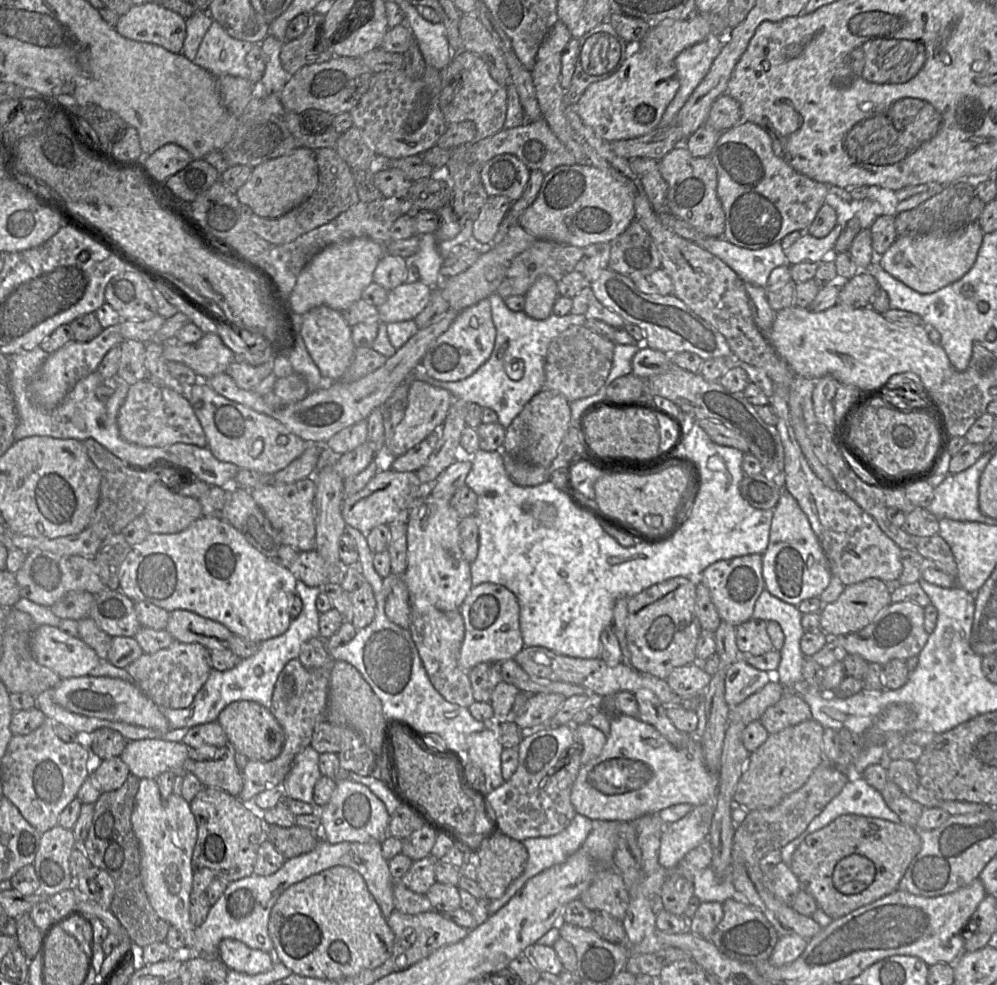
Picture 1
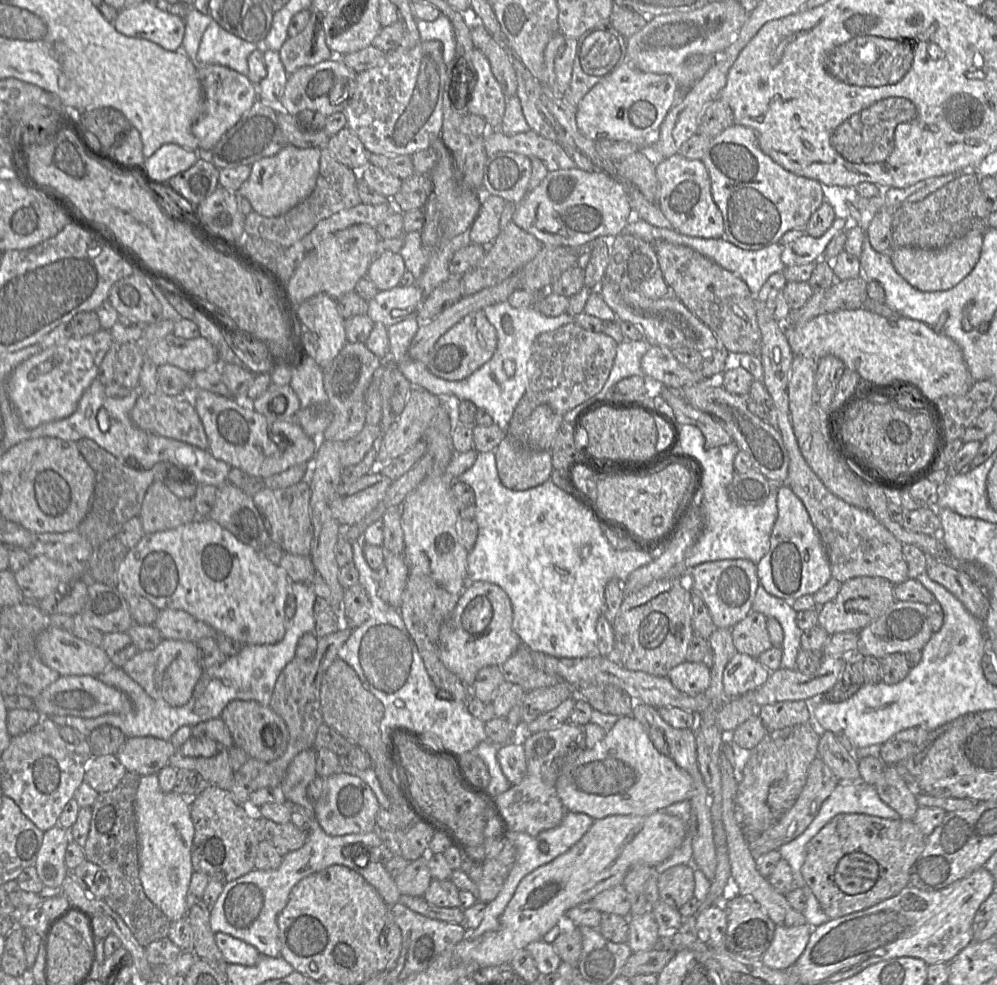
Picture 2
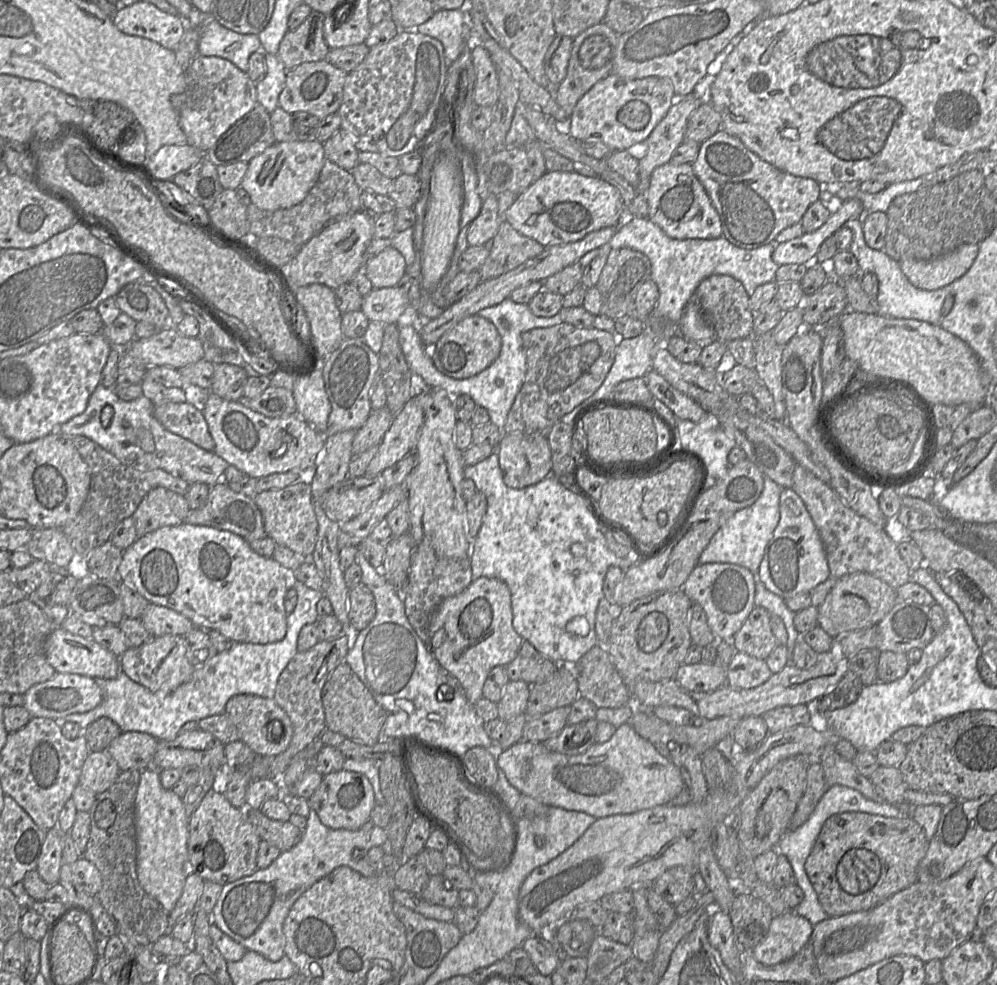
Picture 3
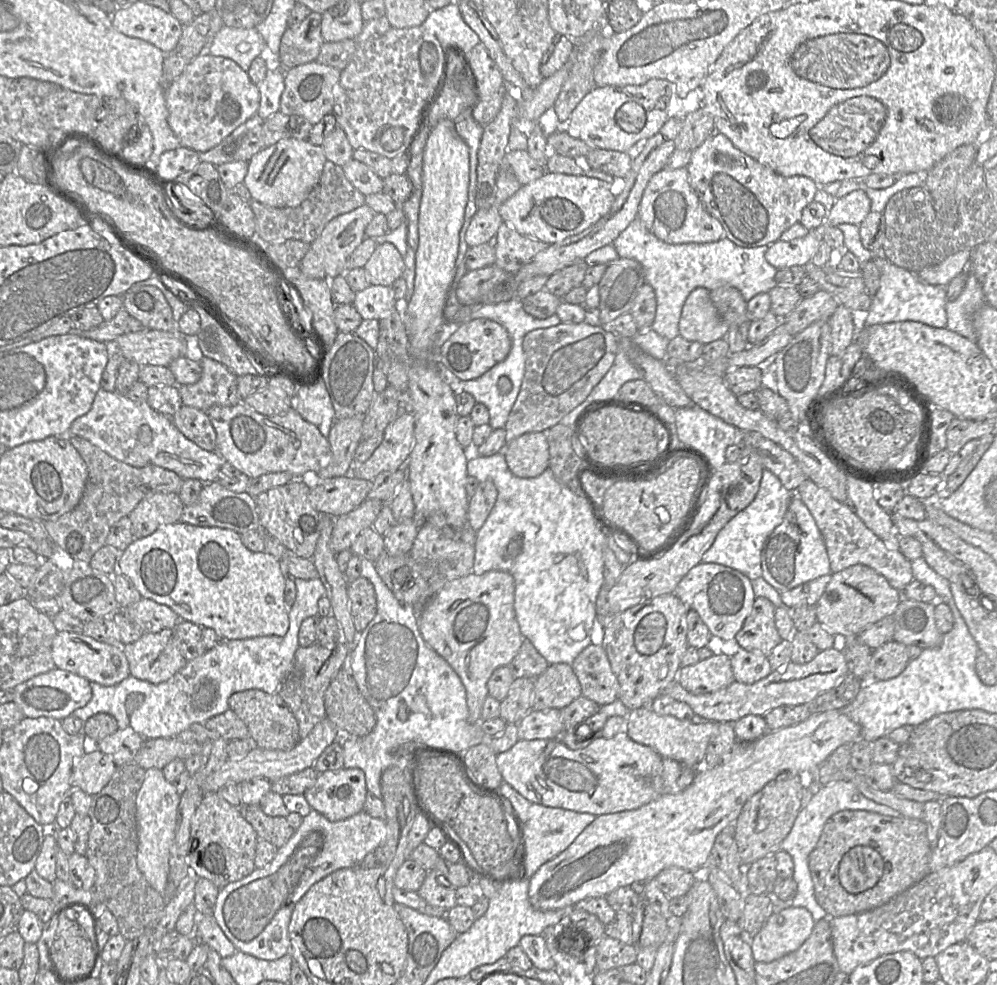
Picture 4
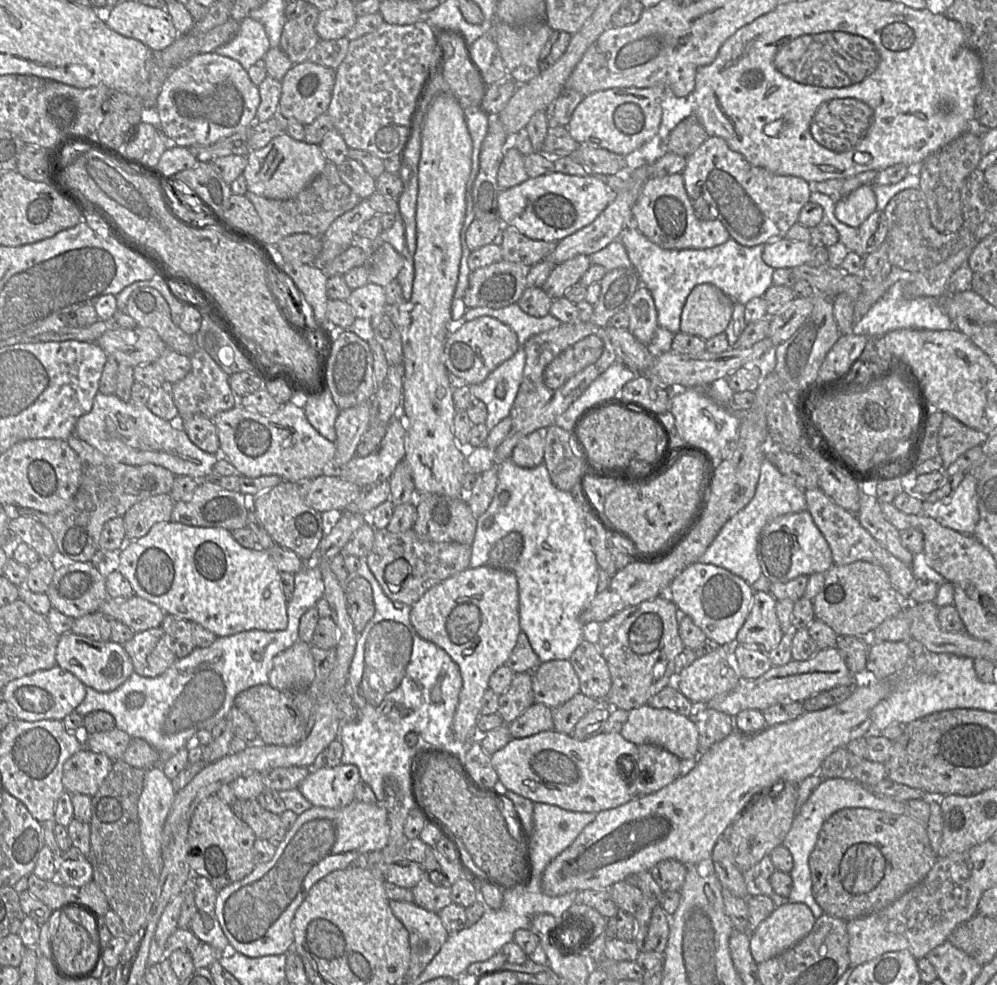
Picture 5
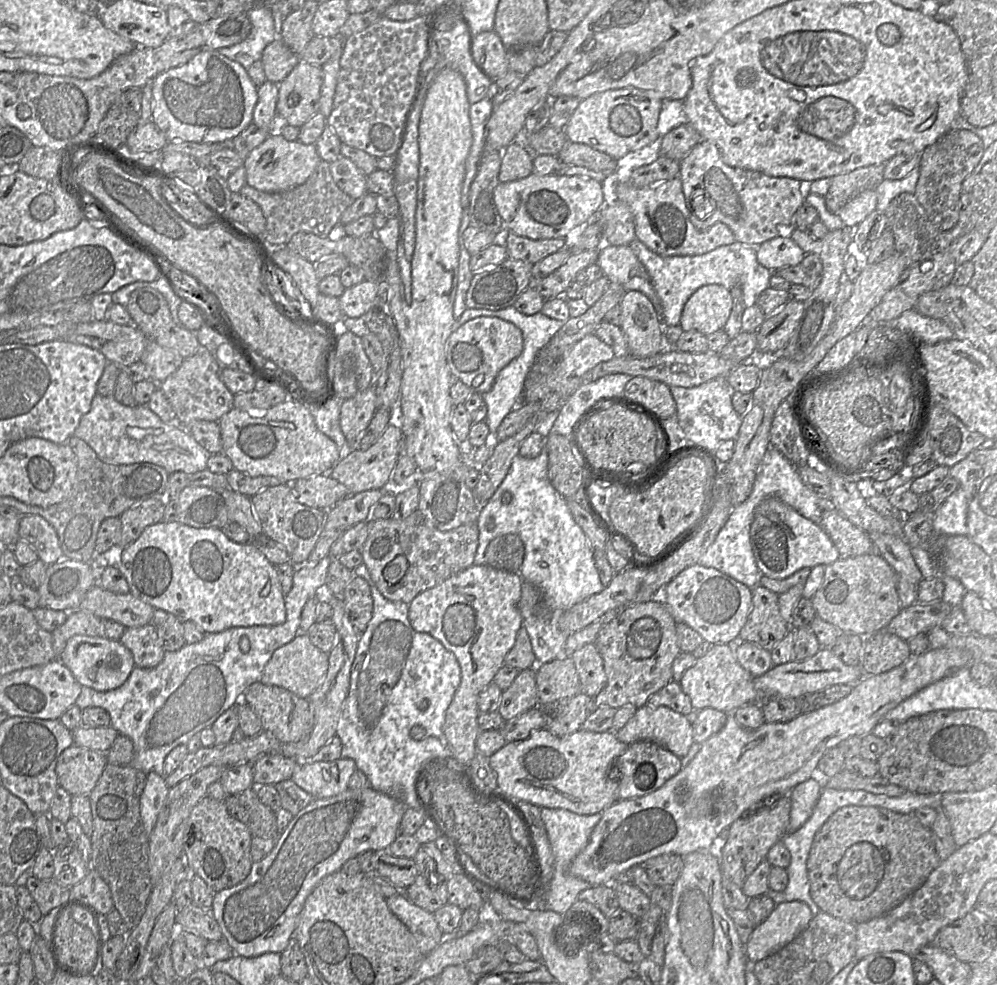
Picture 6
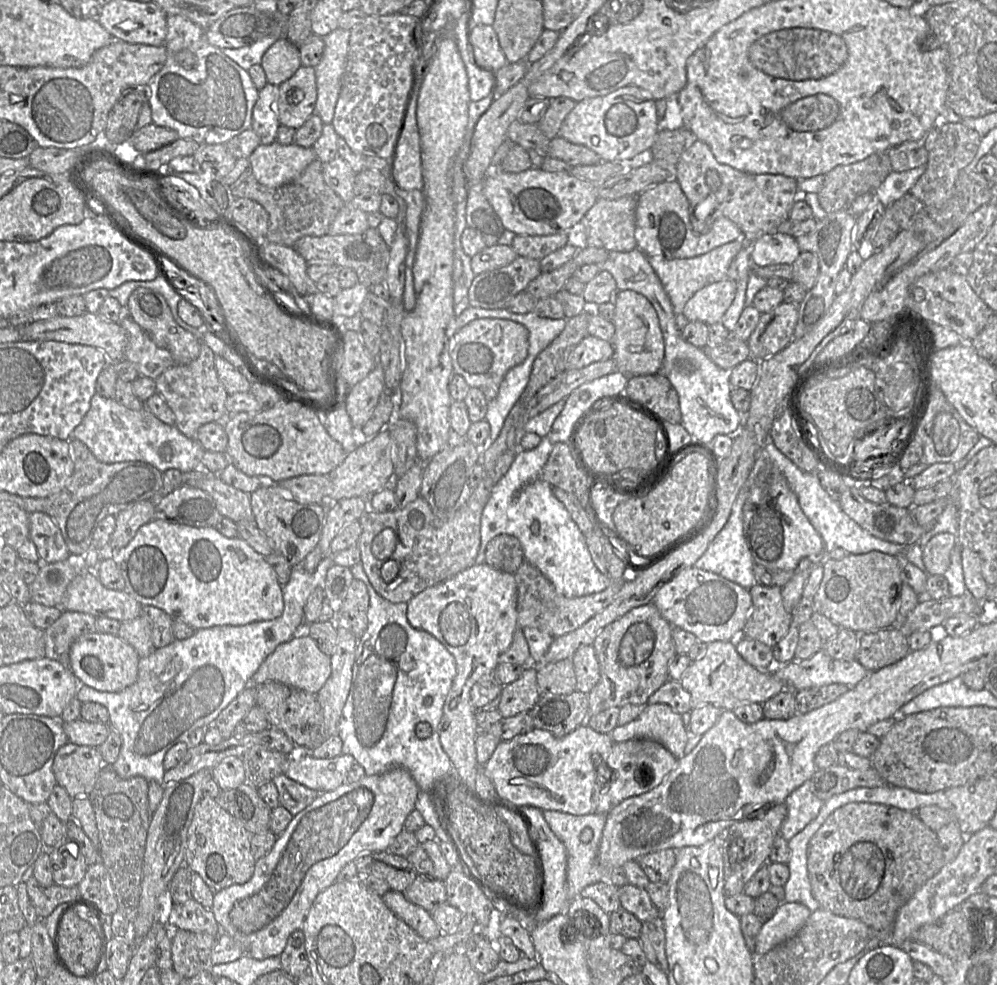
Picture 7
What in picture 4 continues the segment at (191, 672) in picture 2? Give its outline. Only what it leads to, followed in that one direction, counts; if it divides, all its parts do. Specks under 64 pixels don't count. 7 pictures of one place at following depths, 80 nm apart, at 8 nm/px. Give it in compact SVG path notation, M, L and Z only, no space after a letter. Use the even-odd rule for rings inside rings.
M173 629L145 633L136 642L122 648L129 663L130 675L152 684L169 680L187 663Z

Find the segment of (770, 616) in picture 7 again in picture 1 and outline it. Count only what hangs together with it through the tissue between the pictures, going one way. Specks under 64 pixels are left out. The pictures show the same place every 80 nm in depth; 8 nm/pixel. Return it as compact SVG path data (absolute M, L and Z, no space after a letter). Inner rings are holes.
M750 618L736 625L736 646L743 655L762 655L773 649L767 633L767 621Z

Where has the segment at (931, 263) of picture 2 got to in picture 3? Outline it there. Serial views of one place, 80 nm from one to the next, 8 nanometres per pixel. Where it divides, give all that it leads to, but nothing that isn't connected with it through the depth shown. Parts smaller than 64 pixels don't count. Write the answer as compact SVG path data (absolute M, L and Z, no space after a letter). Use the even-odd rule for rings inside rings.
M978 243L963 244L932 260L906 259L899 266L910 283L923 290L937 290L961 278L974 263Z

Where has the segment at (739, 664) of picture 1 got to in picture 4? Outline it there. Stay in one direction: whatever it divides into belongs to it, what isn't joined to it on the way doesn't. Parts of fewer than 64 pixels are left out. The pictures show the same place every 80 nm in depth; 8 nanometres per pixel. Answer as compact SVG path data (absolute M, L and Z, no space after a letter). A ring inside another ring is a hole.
M735 646L729 647L731 647L730 659L736 682L753 684L772 672L768 657L762 653Z

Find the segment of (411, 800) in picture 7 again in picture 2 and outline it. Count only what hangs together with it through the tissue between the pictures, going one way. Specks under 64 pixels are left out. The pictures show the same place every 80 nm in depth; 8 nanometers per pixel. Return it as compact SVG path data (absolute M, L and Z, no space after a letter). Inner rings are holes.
M313 808L310 811L313 817L306 843L283 856L277 869L263 871L254 868L238 879L224 883L220 896L210 910L210 926L214 933L223 932L252 945L262 955L279 957L281 942L277 918L287 905L291 890L302 879L332 865L345 866L361 875L375 888L388 907L399 903L401 894L394 878L383 864L370 861L370 850L385 842L385 835L377 829L365 834L330 836L319 825Z

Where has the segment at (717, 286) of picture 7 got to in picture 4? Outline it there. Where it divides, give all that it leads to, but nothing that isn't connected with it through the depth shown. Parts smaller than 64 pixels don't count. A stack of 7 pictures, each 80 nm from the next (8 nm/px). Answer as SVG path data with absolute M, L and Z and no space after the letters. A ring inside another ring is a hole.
M703 287L694 289L686 299L679 322L679 334L688 341L703 345L725 338L729 330L727 324L718 314L710 298L710 291Z

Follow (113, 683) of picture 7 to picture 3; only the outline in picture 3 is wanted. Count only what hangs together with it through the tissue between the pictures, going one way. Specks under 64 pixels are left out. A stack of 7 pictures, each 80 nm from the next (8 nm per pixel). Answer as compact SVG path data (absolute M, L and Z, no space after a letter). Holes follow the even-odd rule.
M62 627L54 628L44 642L44 653L47 661L56 672L88 676L93 679L114 679L120 673L120 657L101 646L92 638L87 639L73 634Z

